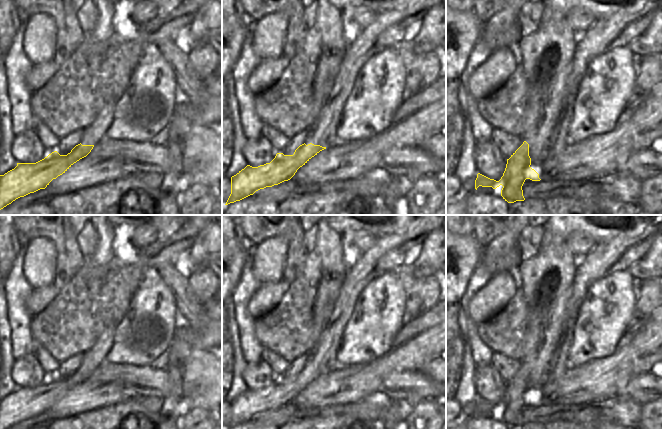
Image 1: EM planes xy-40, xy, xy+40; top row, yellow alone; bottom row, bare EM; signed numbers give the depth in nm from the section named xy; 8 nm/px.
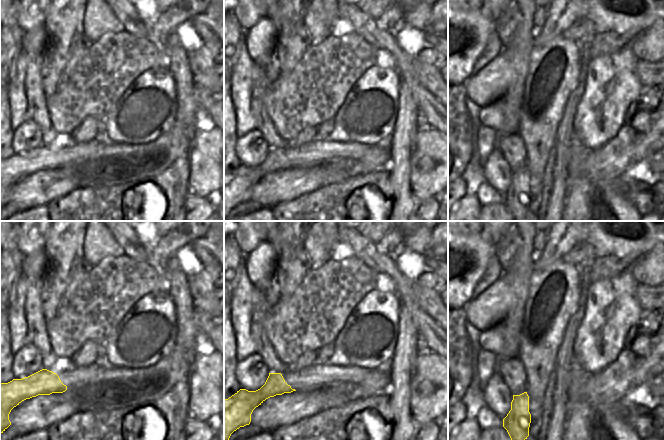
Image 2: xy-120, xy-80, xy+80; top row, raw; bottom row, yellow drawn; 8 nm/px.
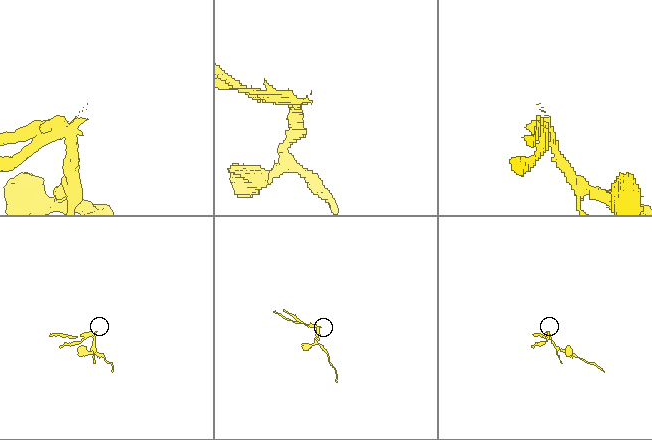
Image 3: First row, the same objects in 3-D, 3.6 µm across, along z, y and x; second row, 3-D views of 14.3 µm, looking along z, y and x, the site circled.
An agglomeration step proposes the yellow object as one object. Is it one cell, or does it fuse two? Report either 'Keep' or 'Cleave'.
Cleave.

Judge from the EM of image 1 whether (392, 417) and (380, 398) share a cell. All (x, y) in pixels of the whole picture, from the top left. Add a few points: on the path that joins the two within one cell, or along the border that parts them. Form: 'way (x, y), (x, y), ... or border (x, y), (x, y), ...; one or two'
way (392, 411), (392, 406), (386, 400); one

